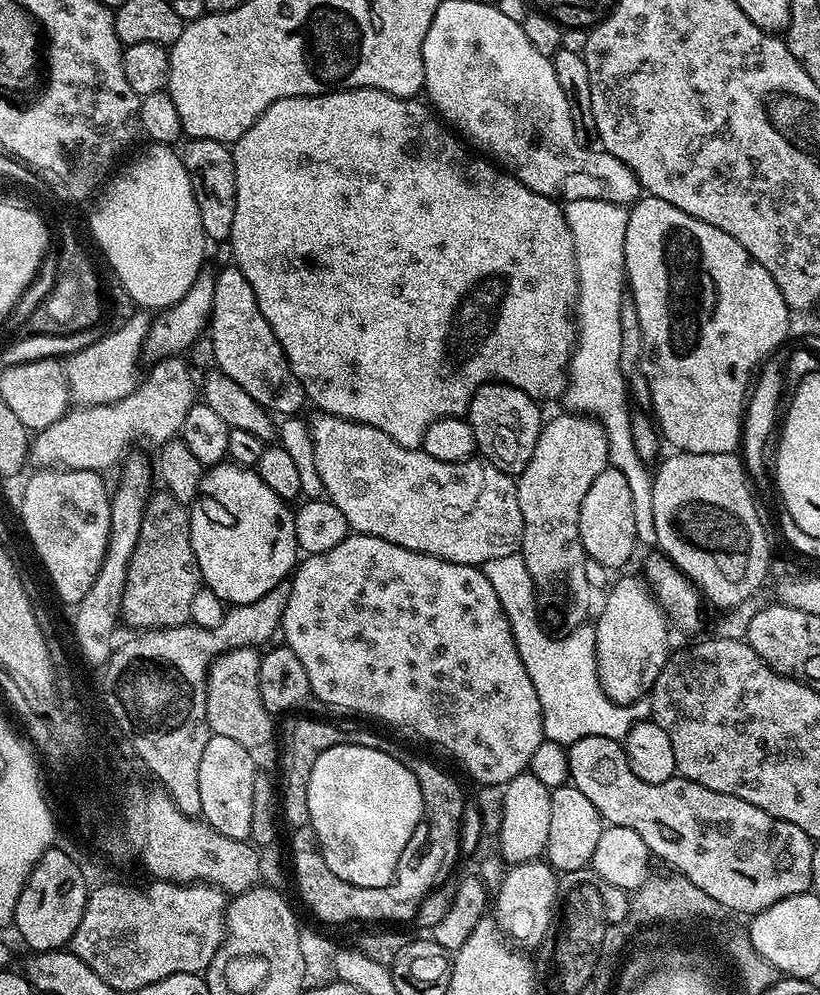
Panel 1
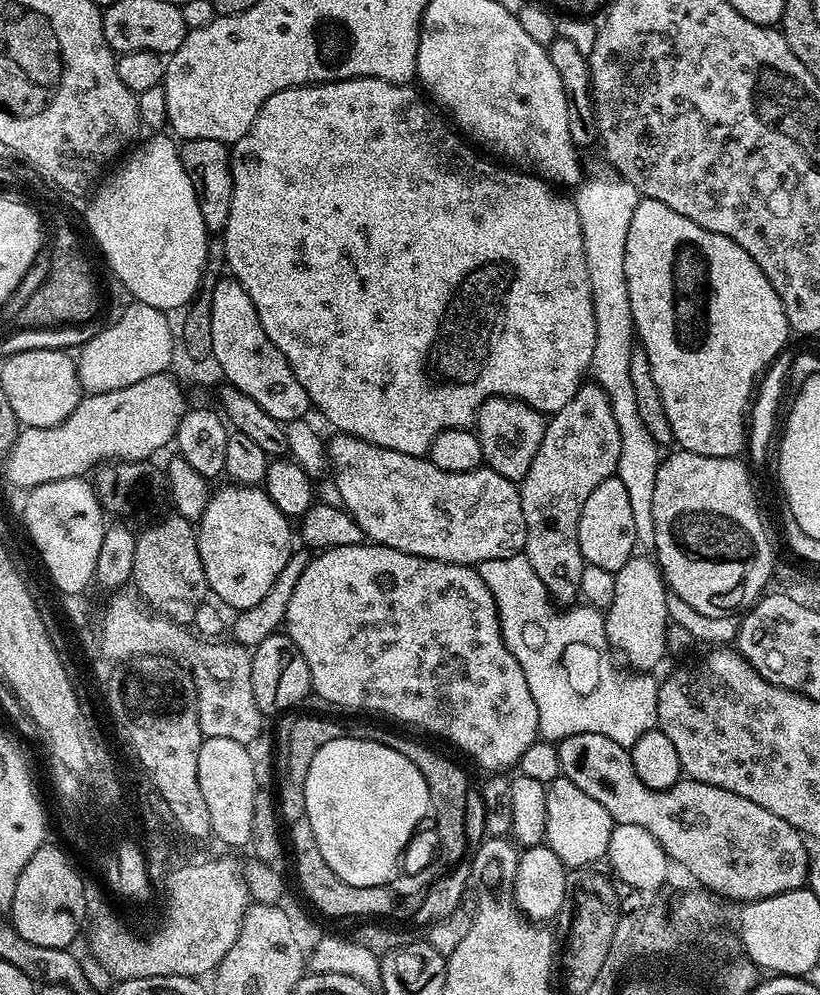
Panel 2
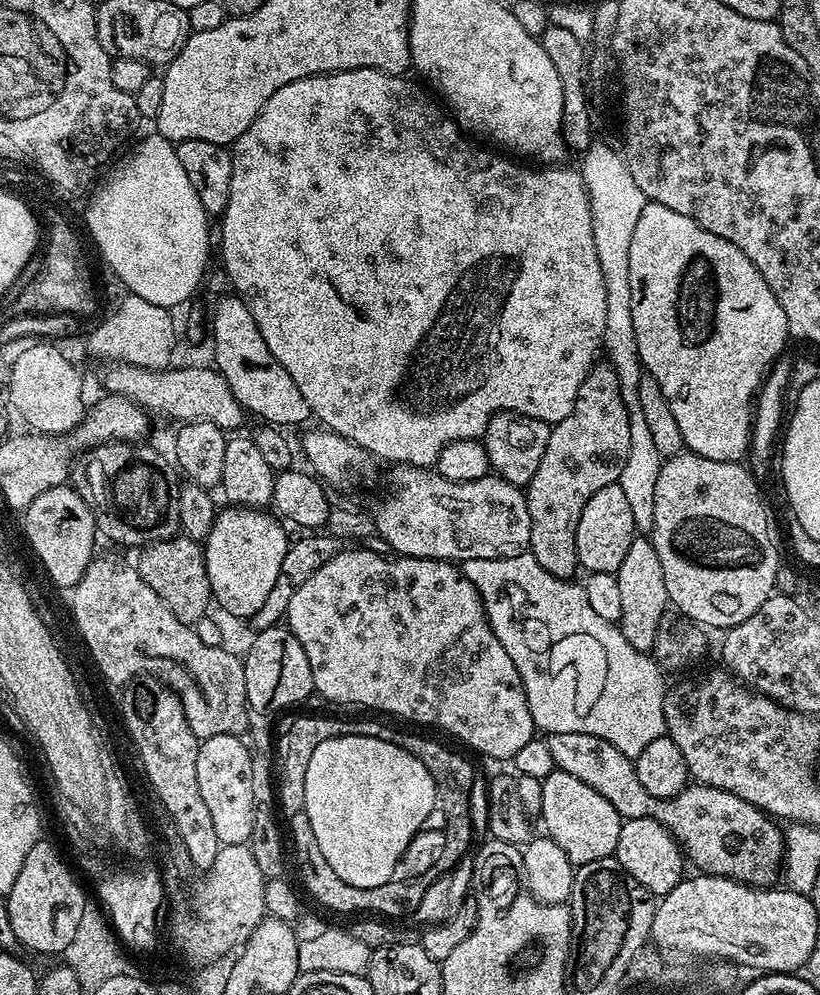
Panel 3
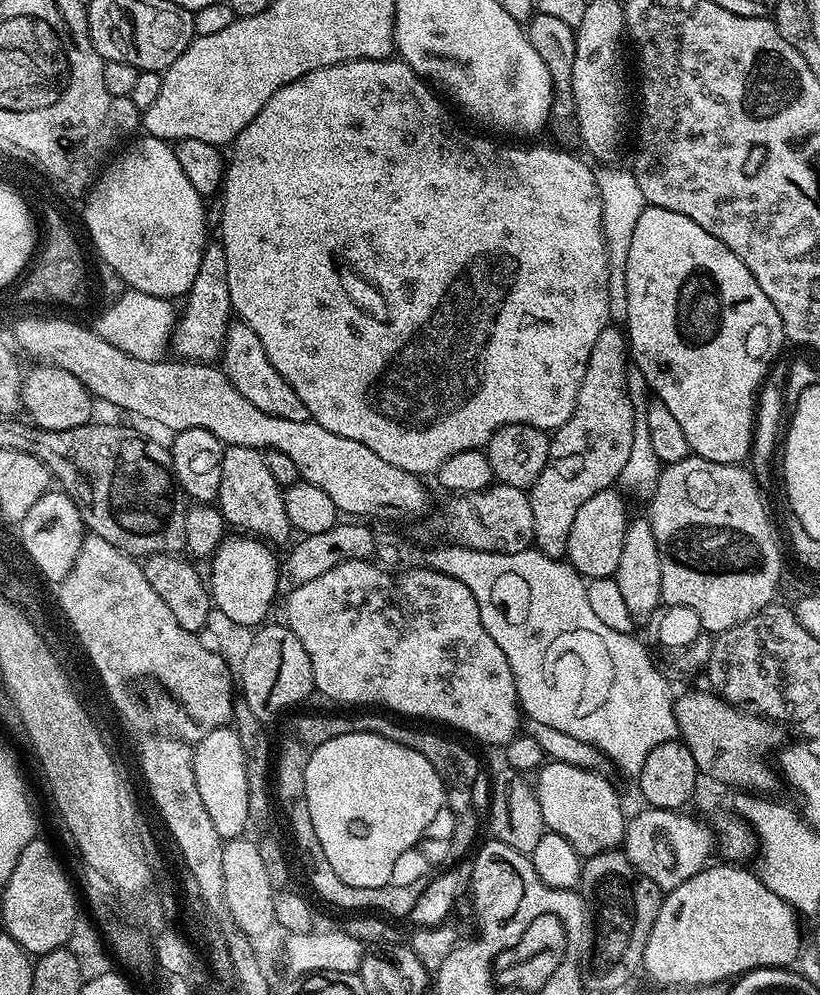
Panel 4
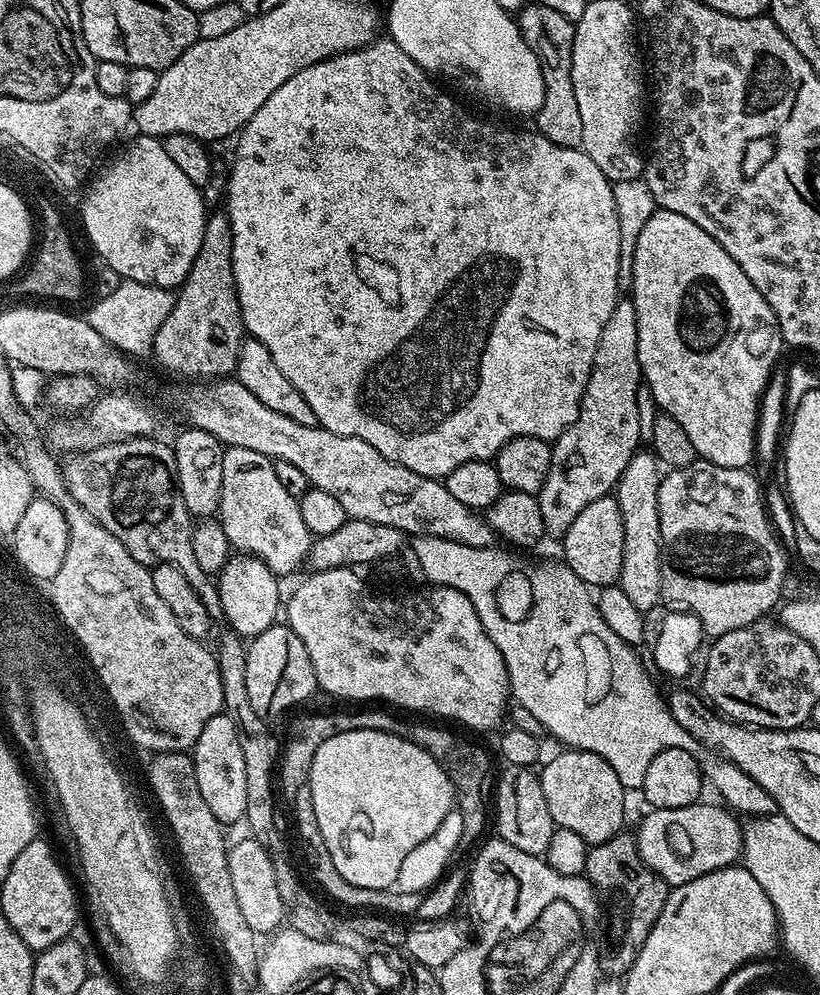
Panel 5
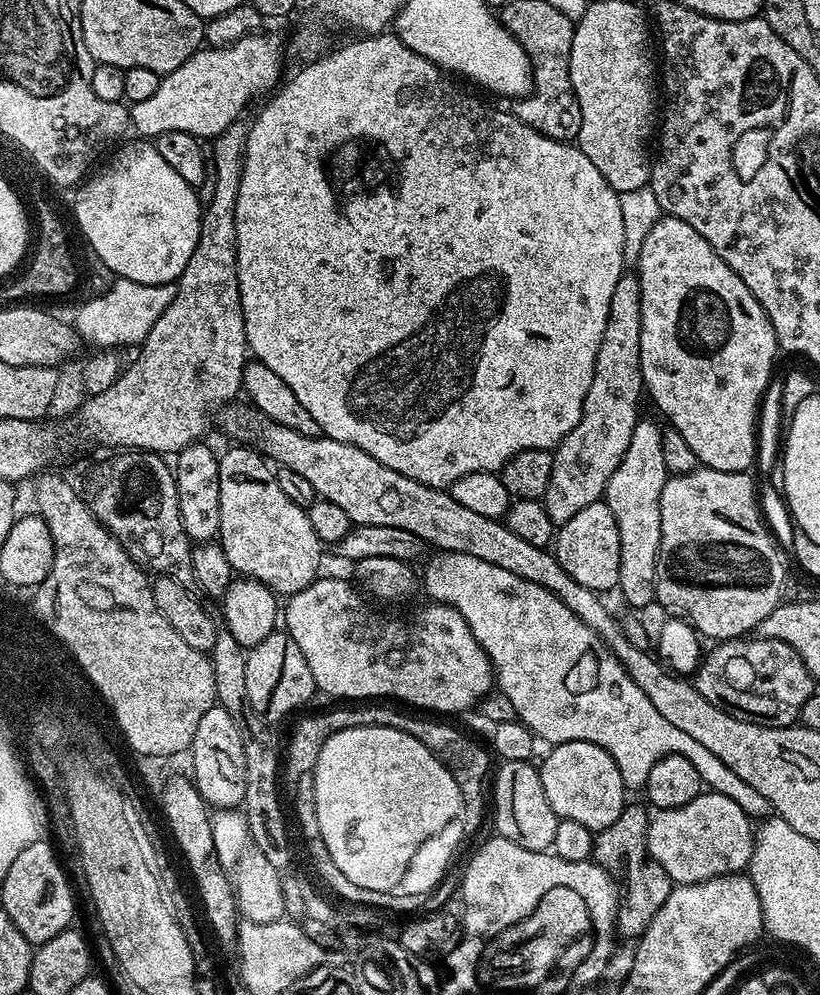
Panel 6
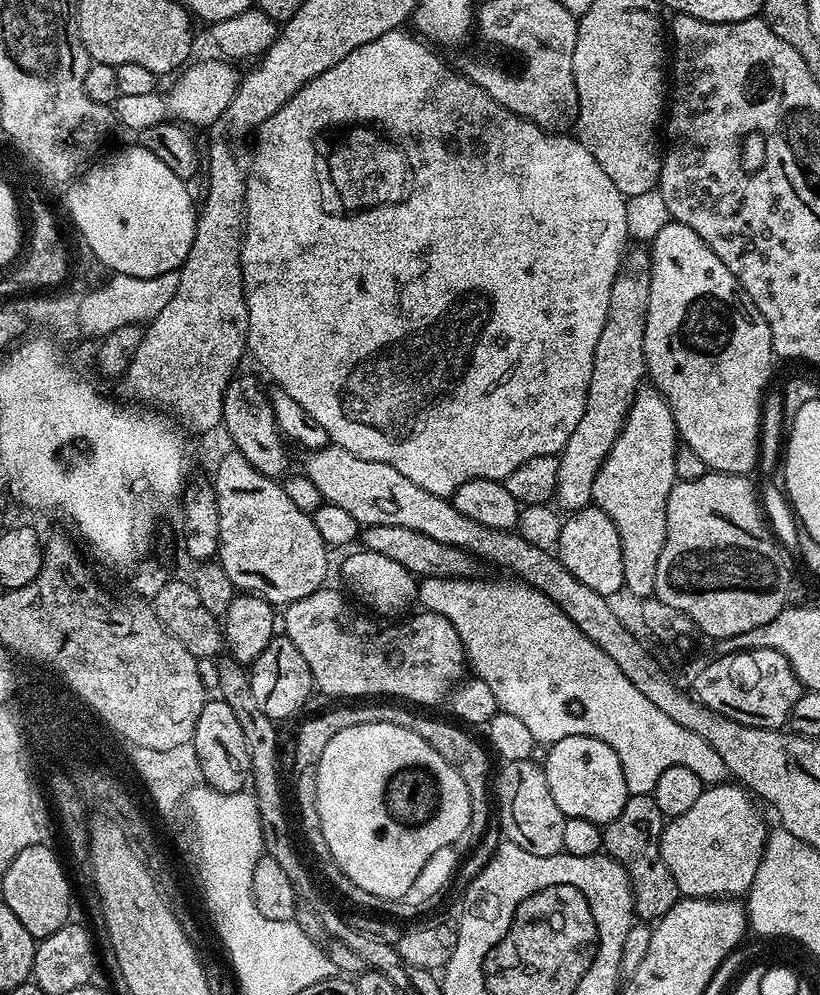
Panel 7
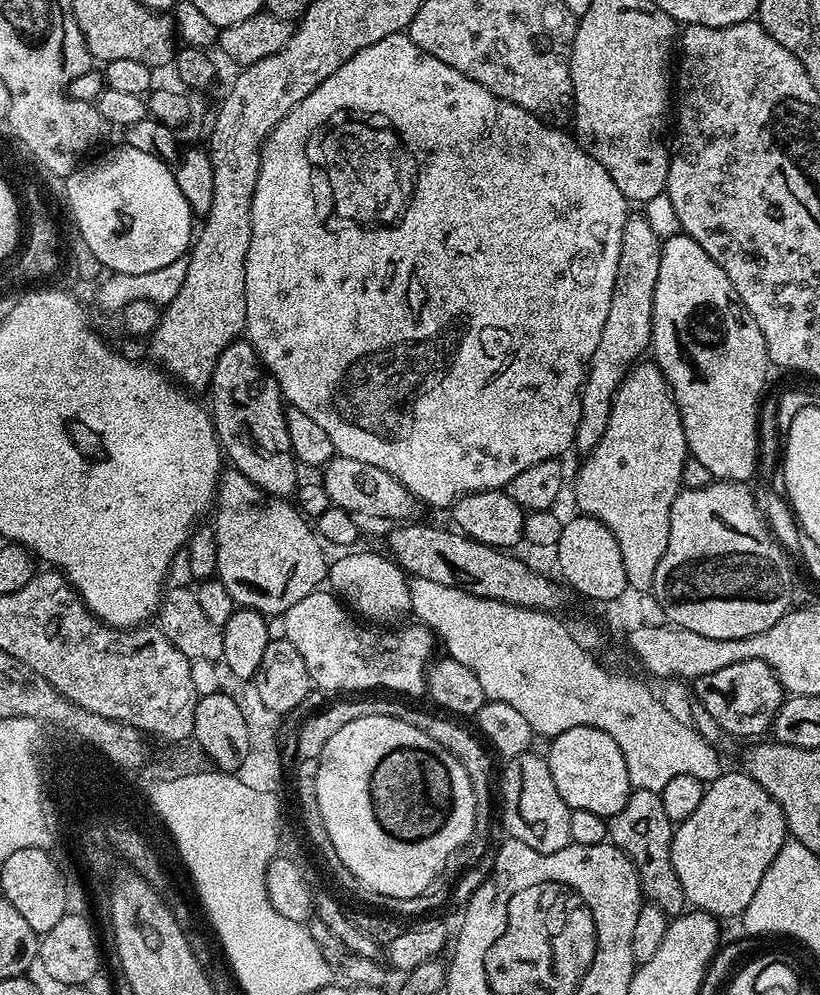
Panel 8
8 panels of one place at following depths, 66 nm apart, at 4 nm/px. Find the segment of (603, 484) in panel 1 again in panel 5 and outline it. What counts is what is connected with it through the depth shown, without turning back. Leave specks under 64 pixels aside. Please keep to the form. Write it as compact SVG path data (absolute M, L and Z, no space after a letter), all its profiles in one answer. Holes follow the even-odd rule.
M609 494L590 502L562 538L564 544L563 563L567 564L584 584L601 590L608 585L615 585L622 570L622 542L624 541L624 523L622 510L618 510L615 495Z

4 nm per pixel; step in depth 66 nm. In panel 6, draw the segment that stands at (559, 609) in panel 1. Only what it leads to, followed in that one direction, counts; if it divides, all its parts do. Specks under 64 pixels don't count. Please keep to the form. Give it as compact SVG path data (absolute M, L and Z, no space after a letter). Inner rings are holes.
M625 274L618 278L618 286L614 286L614 298L610 302L610 314L606 322L606 330L602 334L602 346L598 346L598 358L594 366L594 378L590 382L590 390L586 394L586 402L582 406L582 418L566 438L557 444L552 458L552 474L550 486L543 498L546 514L550 514L553 525L559 526L570 522L578 510L586 510L595 500L601 499L610 482L610 474L618 470L618 462L626 454L626 446L630 446L630 438L634 434L636 421L641 419L640 391L646 388L642 378L640 365L640 339L642 338L642 286L639 275Z

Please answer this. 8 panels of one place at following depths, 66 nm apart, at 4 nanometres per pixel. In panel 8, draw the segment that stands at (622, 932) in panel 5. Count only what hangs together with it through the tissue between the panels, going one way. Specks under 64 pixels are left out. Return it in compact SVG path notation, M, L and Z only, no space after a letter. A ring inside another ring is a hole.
M641 788L629 792L626 806L608 820L608 840L620 848L636 867L643 895L664 909L669 917L675 918L685 911L686 901L682 882L678 882L678 874L674 874L673 831L674 822L666 818L666 810L662 810L660 793Z

